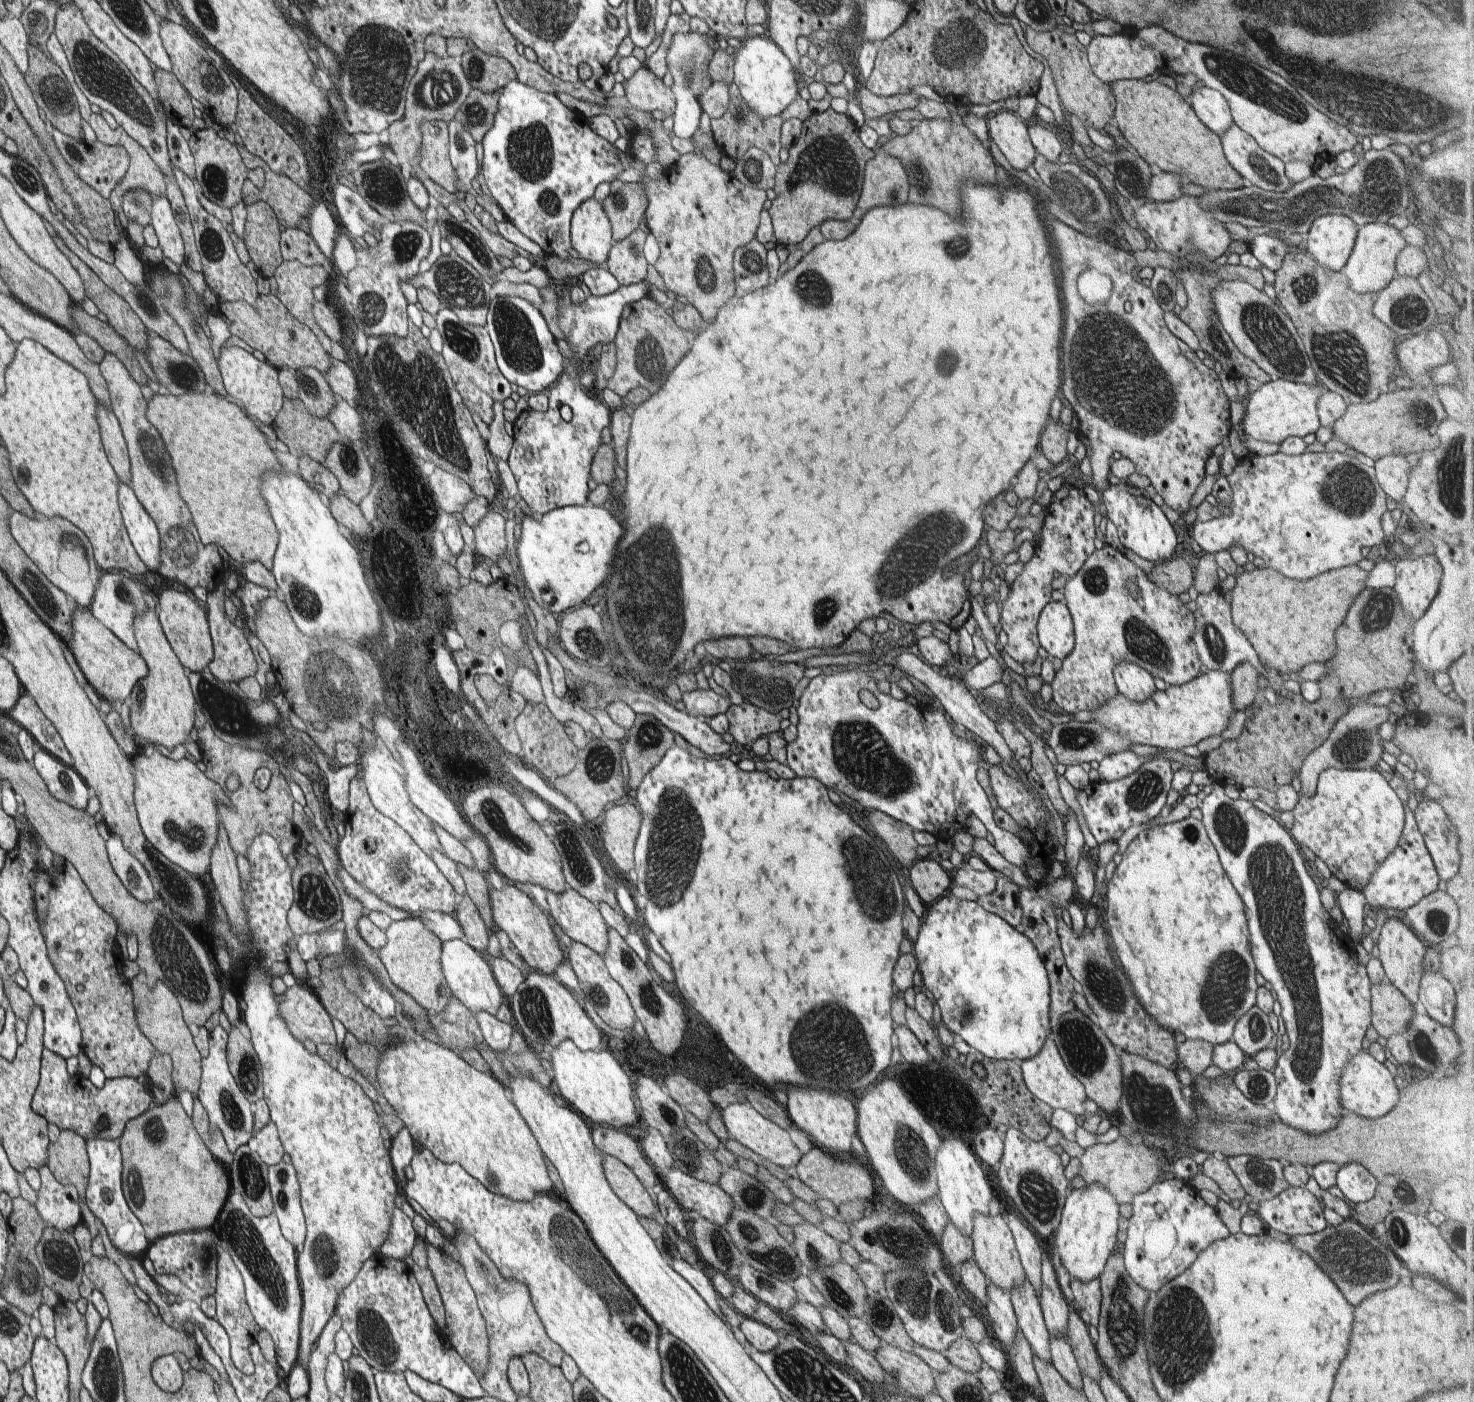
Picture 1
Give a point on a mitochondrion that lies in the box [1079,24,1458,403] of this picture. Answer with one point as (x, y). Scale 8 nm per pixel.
(1397, 115)

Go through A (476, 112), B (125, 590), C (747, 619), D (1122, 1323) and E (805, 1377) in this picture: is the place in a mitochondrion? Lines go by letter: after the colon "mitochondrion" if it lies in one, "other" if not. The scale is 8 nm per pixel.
A: mitochondrion
B: mitochondrion
C: other
D: mitochondrion
E: mitochondrion

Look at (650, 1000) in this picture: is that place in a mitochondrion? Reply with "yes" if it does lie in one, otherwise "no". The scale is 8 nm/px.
yes

